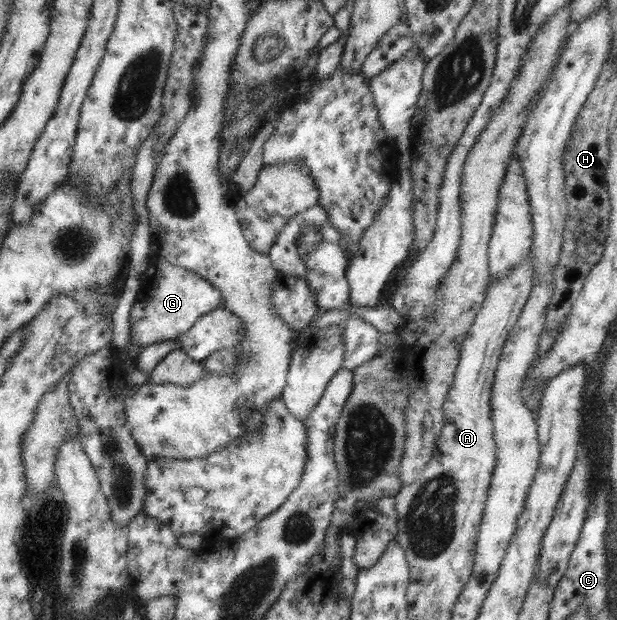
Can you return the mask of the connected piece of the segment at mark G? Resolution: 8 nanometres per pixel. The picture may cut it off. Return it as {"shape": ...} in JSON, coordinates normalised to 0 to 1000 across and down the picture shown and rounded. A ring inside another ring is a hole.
{"shape":[[[258,421],[238,431],[230,473],[211,503],[211,534],[216,553],[243,556],[276,550],[305,534],[318,516],[345,498],[365,495],[358,471],[331,447],[288,427]]]}

